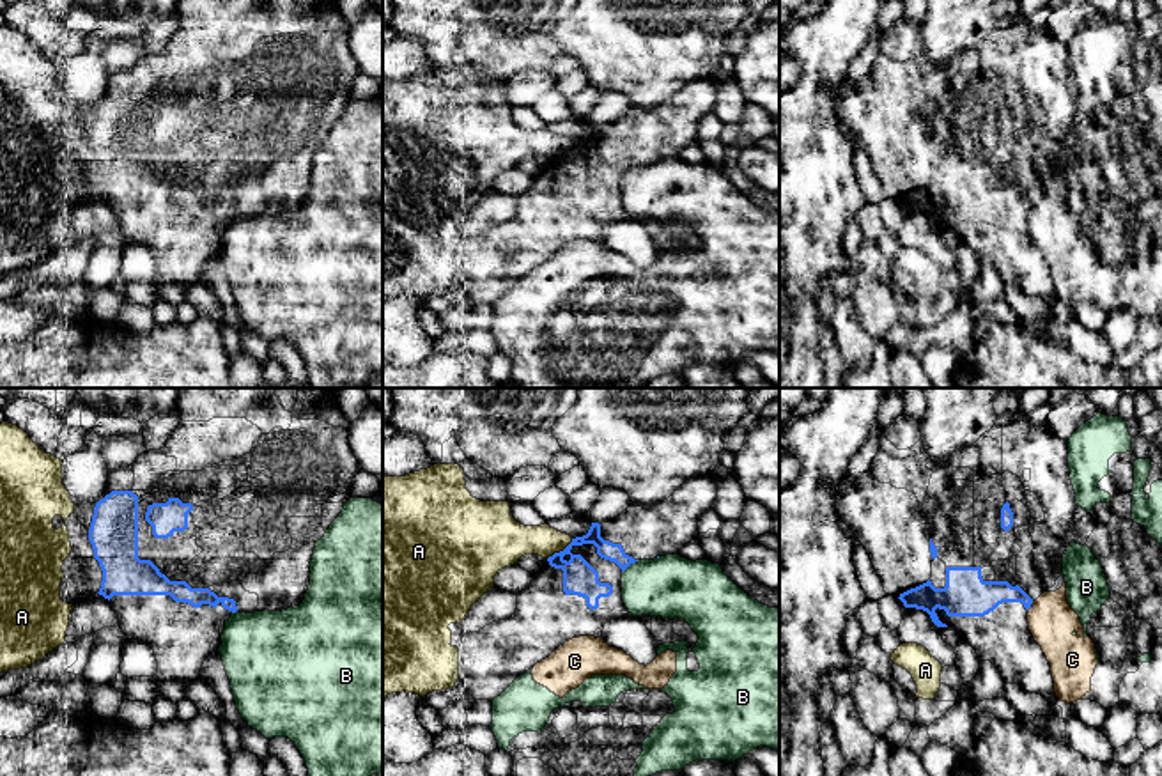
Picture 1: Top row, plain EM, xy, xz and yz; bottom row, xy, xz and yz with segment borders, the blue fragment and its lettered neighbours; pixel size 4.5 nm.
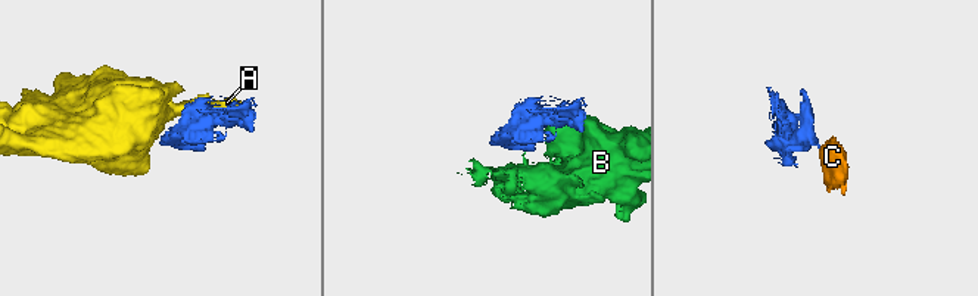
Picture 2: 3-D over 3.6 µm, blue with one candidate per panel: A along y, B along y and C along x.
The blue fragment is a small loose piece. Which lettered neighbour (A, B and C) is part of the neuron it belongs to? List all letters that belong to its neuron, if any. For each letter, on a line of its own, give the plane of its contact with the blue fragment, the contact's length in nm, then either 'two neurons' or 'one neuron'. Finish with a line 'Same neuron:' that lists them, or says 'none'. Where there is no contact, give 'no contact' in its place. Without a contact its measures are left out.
A: xz | 150 nm | two neurons
B: xz | 100 nm | two neurons
C: yz | 50 nm | two neurons
Same neuron: none

